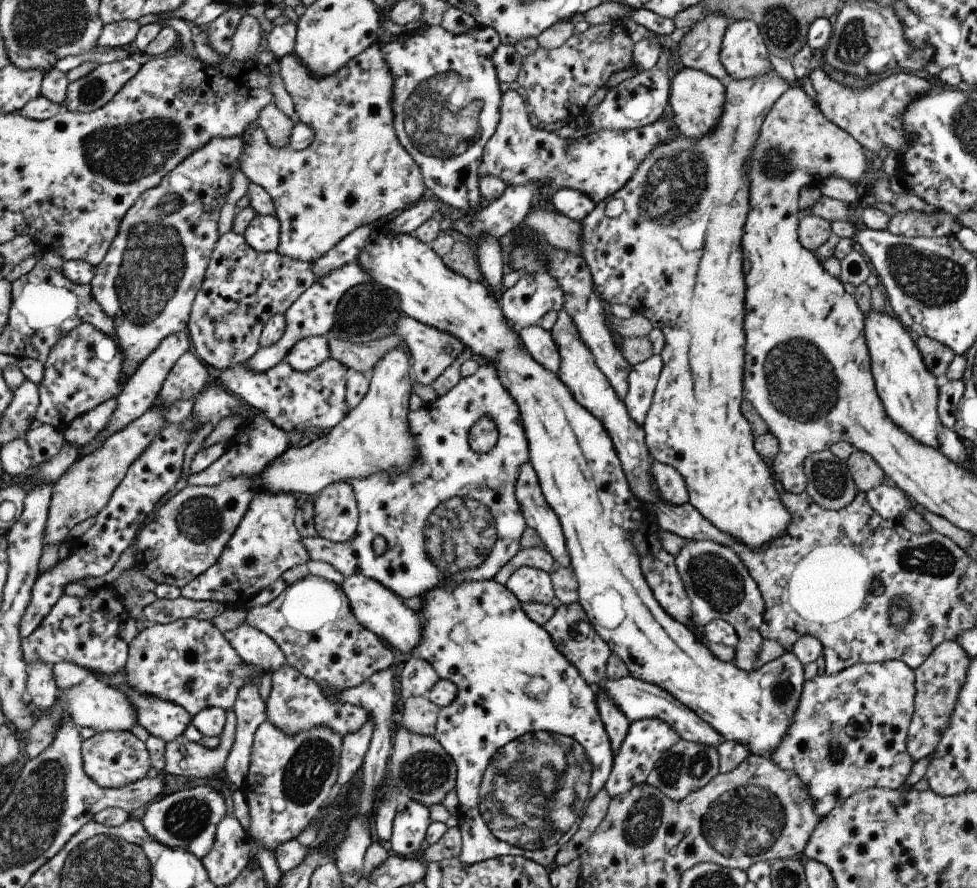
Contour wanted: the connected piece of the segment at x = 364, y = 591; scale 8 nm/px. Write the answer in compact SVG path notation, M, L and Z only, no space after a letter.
M361 574L347 576L339 586L347 598L351 613L360 626L373 632L390 649L395 648L402 654L407 653L412 656L411 650L419 644L419 638L421 638L423 617L419 618L415 610L409 610L397 594L393 594L379 582L361 576Z

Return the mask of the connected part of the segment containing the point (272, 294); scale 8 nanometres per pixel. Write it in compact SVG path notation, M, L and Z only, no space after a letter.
M234 231L221 235L189 322L188 332L199 358L219 371L246 364L261 349L261 334L269 318L285 313L313 285L312 265L281 258L275 251L261 253Z

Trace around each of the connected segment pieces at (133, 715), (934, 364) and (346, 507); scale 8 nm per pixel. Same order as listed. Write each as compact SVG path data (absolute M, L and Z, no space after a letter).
M87 678L78 686L73 686L68 690L61 691L58 696L57 704L63 706L63 710L69 713L70 718L80 727L90 727L97 733L106 731L130 731L135 724L137 725L137 710L129 702L129 698L109 686L106 682L98 678Z
M925 336L914 337L913 343L921 356L925 369L937 382L943 382L945 372L955 356L954 353L934 339Z
M335 481L317 494L313 502L313 527L325 543L342 544L355 533L357 508L347 482Z

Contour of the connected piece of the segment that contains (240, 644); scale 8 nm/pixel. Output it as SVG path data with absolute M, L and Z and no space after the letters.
M243 624L231 632L224 632L225 636L241 659L255 667L260 667L264 673L273 672L281 668L285 662L285 656L275 645L275 642L249 624Z

